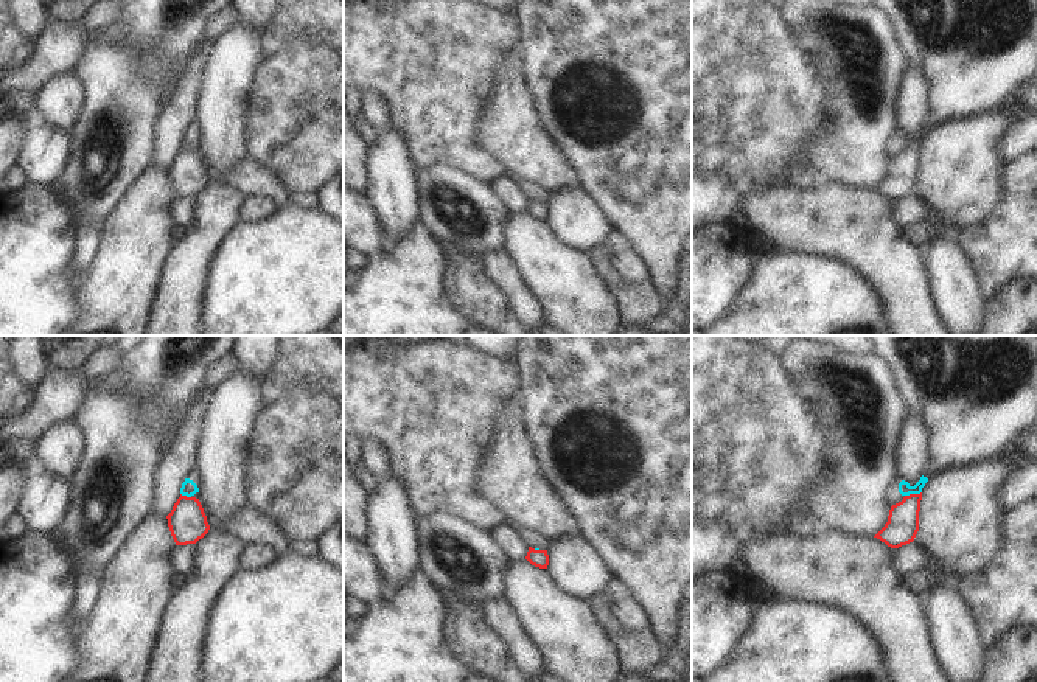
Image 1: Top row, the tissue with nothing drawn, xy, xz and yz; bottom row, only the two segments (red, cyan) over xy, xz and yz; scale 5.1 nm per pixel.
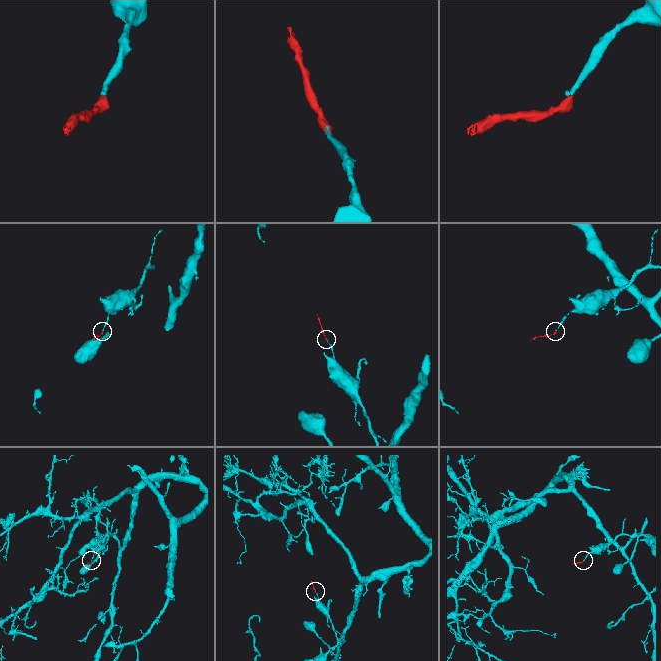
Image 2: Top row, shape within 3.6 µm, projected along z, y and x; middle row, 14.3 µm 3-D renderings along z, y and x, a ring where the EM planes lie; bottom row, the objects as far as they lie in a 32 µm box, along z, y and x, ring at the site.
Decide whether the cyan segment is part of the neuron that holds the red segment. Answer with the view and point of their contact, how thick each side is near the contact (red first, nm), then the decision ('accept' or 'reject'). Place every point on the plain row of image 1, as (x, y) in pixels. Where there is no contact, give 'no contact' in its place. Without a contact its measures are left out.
yz (913, 146) | 170/60 nm | accept

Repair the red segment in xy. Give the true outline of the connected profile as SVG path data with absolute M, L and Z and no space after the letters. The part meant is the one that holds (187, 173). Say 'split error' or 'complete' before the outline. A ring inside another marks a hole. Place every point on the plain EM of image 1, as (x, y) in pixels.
split error; M185 130L180 140L180 149L166 168L176 197L196 196L210 182L204 160L199 151L194 149L196 144L199 144L197 137Z

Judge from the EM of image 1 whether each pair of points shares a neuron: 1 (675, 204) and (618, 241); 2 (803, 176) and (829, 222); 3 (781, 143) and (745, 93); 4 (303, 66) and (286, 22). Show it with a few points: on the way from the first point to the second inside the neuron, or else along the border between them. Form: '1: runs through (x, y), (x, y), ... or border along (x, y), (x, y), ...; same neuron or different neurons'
1: border along (614, 230), (630, 243), (631, 249), (647, 264); different neurons
2: border along (821, 180), (806, 190), (789, 185); different neurons
3: runs through (768, 131), (745, 106); same neuron
4: border along (327, 44), (289, 38), (268, 45); different neurons

